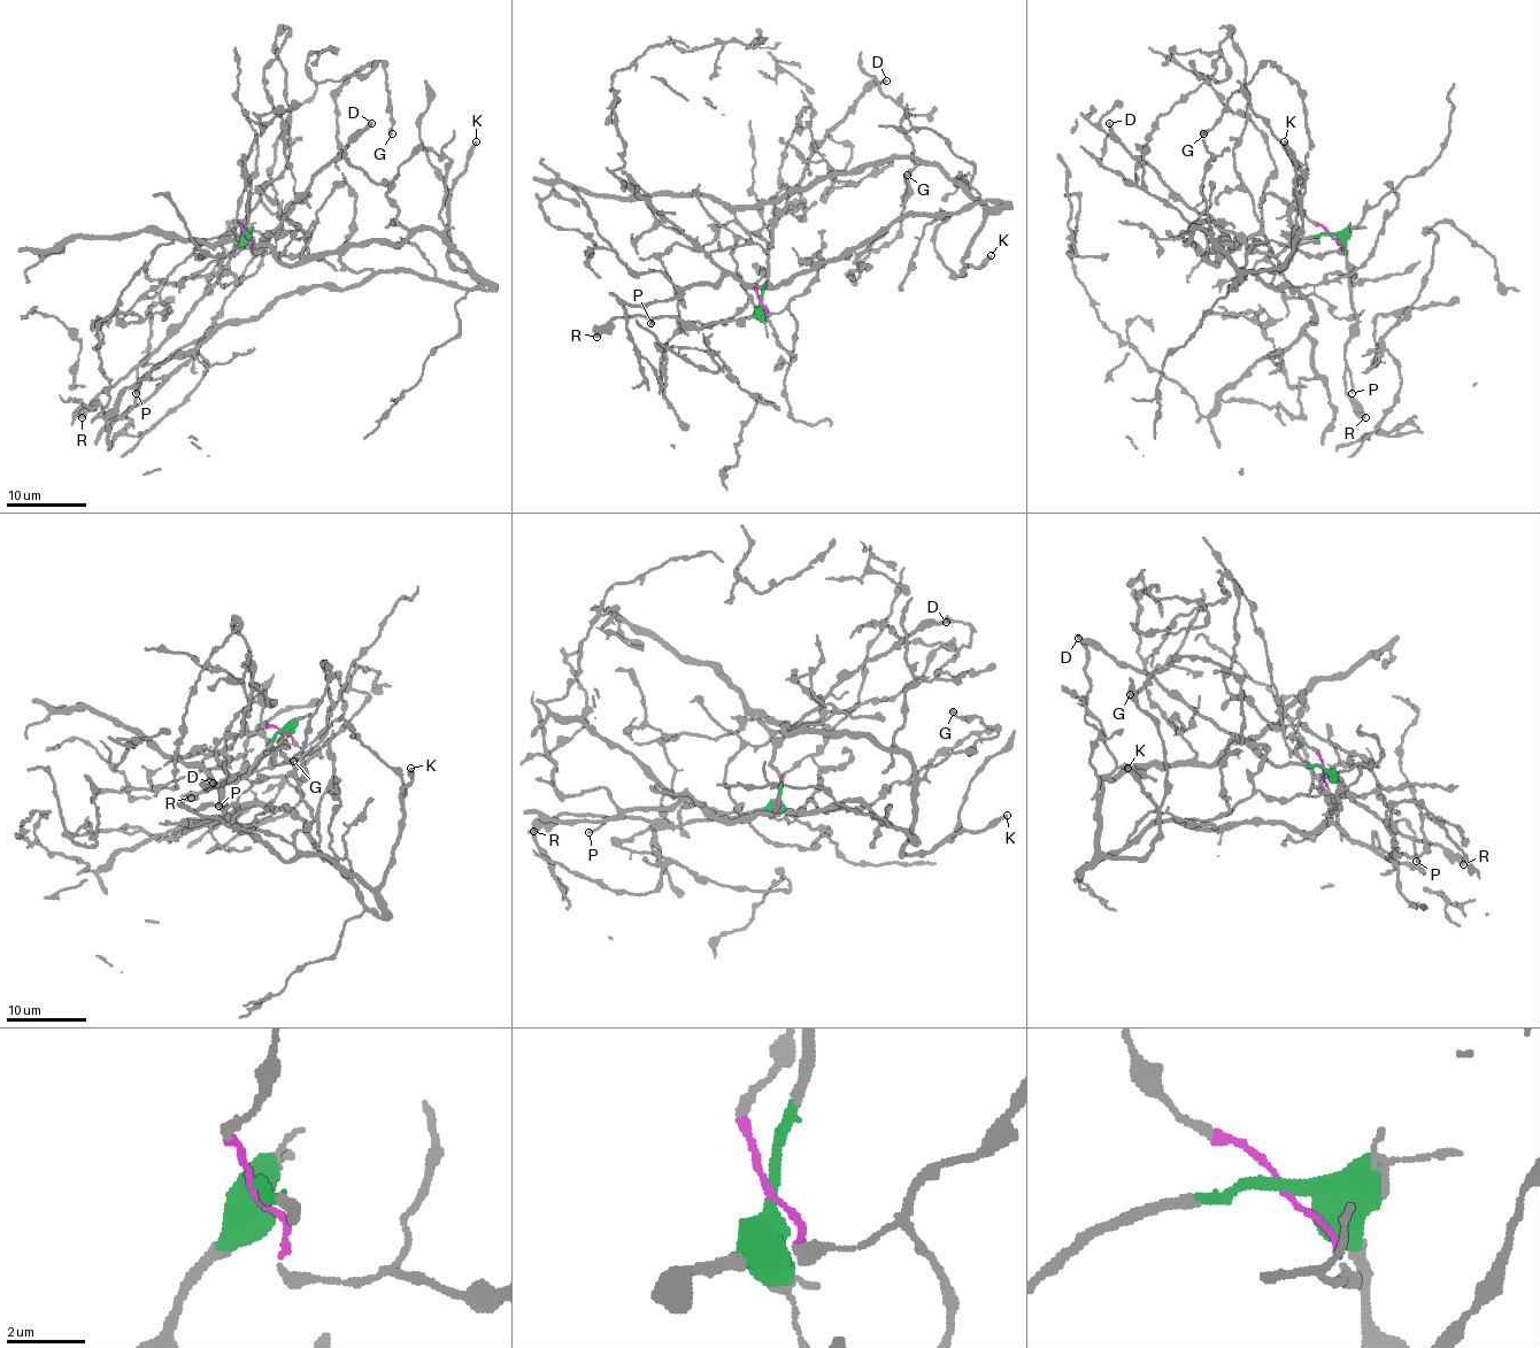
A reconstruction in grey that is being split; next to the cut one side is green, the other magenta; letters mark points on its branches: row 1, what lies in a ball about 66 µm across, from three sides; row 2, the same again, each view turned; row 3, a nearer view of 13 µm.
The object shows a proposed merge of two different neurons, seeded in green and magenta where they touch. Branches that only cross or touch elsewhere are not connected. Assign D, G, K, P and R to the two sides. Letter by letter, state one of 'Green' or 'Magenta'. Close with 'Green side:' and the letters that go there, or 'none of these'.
D: Green
G: Magenta
K: Magenta
P: Green
R: Green
Green side: D, P, R

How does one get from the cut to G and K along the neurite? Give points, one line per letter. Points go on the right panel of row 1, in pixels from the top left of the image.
G: (1331, 235), (1342, 252), (1296, 249), (1283, 270), (1310, 143), (1301, 89), (1271, 61), (1203, 135)
K: (1331, 235), (1342, 252), (1296, 249), (1229, 287), (1277, 268), (1302, 224), (1285, 140)

